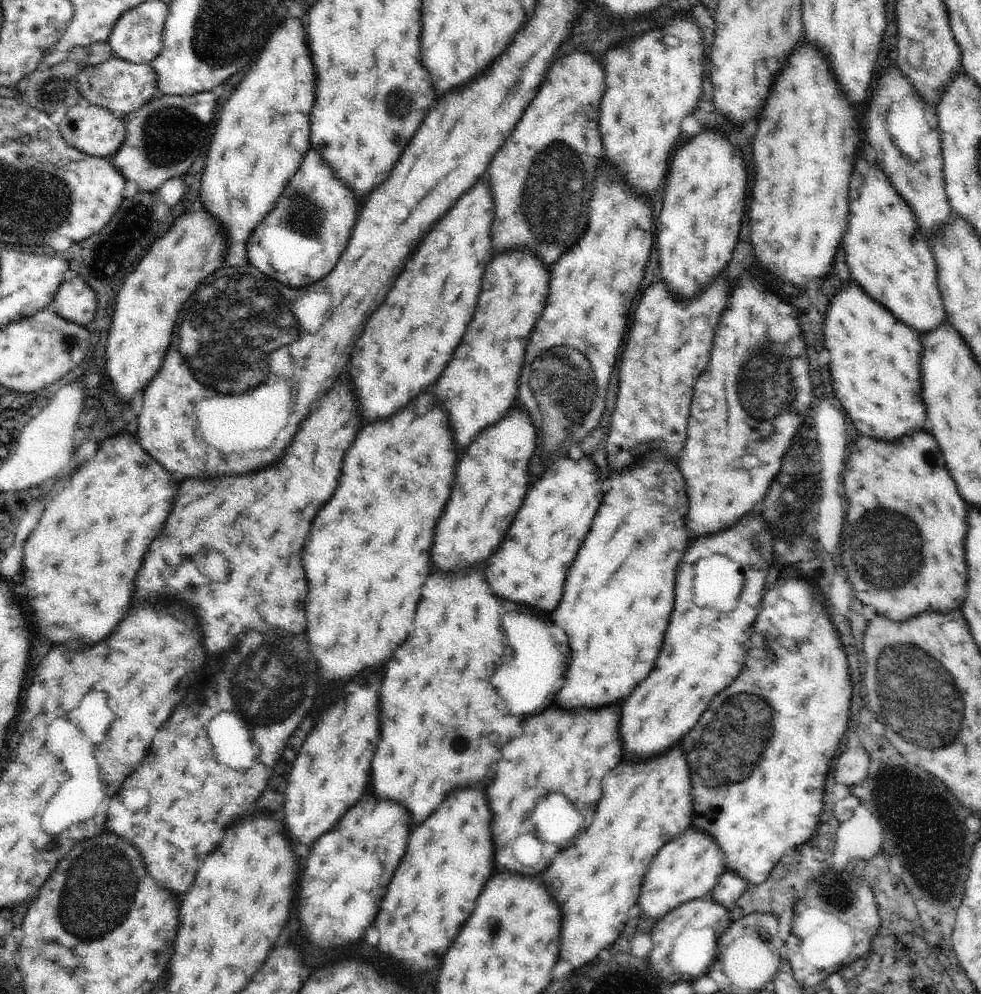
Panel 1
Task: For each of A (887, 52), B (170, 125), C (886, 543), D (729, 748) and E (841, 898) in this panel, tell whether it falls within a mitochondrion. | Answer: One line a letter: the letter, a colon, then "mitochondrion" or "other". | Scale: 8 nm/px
A: other
B: mitochondrion
C: mitochondrion
D: mitochondrion
E: mitochondrion

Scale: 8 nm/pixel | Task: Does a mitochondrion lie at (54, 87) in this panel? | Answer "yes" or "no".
yes

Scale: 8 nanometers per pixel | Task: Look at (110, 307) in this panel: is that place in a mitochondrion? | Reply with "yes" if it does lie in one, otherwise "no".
no

